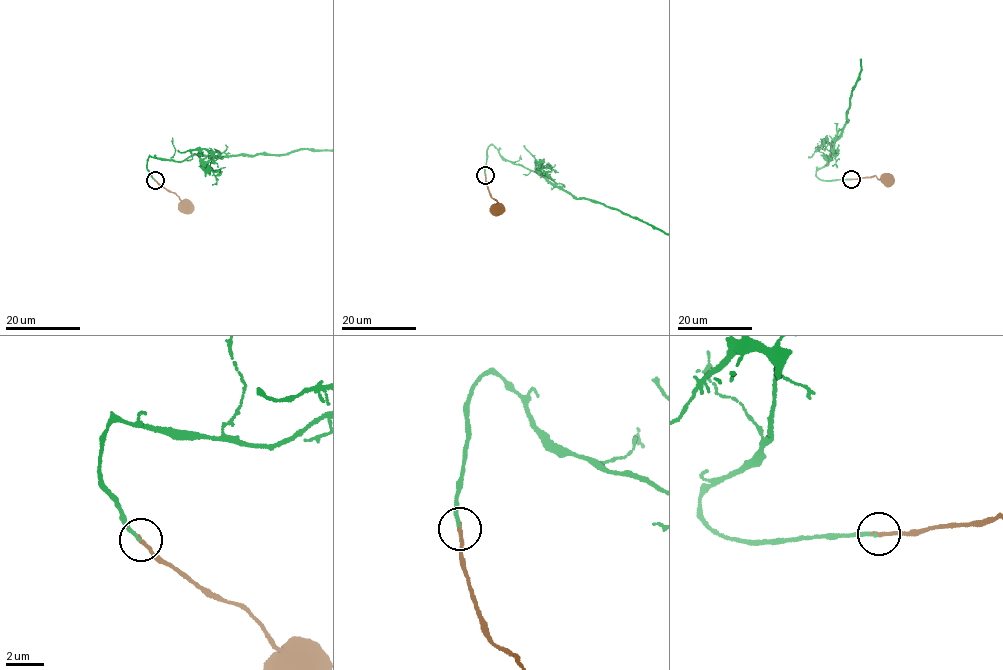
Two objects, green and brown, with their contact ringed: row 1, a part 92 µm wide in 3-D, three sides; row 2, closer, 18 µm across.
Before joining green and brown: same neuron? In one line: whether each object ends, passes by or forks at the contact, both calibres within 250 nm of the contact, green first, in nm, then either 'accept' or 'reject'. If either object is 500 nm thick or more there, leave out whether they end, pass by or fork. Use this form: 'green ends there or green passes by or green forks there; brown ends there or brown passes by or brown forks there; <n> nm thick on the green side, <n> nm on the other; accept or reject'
green ends there; brown ends there; 170 nm thick on the green side, 180 nm on the other; accept

